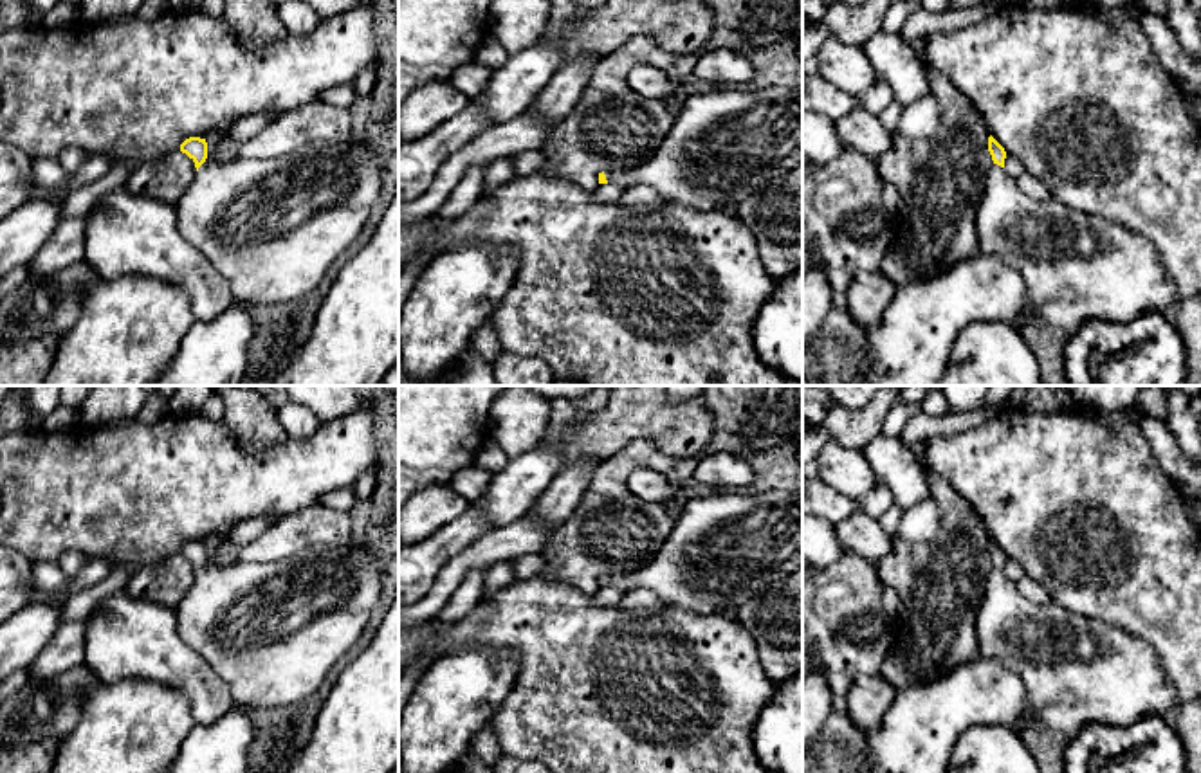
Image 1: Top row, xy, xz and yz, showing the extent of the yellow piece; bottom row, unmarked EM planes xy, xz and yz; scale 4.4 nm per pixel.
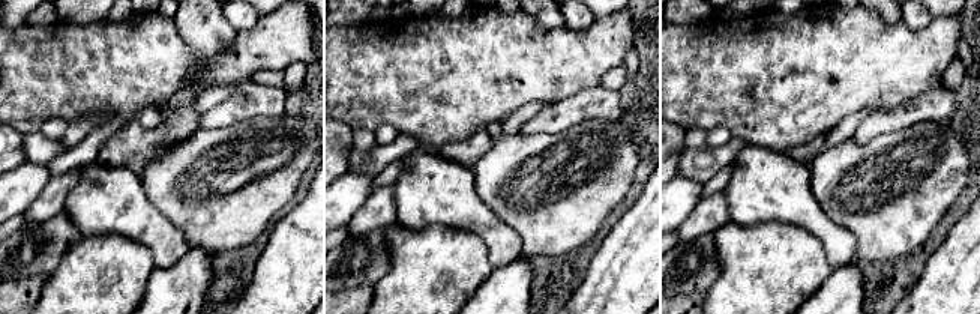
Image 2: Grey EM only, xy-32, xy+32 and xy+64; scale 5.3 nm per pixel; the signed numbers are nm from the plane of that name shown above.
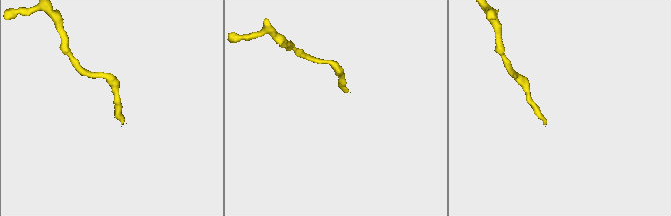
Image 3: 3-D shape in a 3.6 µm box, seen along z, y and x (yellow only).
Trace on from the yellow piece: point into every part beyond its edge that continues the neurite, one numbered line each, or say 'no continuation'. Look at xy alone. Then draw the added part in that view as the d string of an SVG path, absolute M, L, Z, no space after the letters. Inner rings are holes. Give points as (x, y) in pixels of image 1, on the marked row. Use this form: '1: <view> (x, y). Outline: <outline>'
1: xy (275, 226). Outline: M314 141L267 159L204 162L175 205L182 236L227 277L234 303L280 305L310 294L359 238L382 187L380 157L350 141Z

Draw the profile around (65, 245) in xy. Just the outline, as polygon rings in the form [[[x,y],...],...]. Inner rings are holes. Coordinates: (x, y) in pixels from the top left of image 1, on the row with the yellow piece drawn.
[[[88,213],[61,220],[50,238],[31,259],[31,277],[45,277],[83,259]]]

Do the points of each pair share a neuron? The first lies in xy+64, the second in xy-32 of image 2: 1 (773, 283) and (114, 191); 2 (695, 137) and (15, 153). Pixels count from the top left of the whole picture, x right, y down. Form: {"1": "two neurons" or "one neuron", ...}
{"1": "one neuron", "2": "two neurons"}

